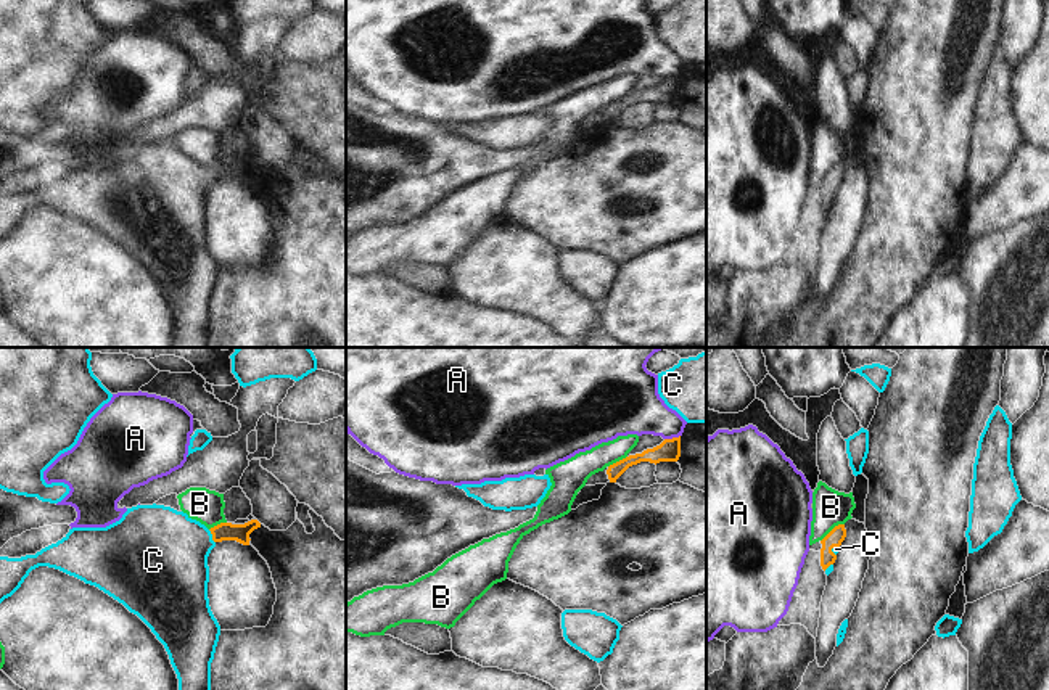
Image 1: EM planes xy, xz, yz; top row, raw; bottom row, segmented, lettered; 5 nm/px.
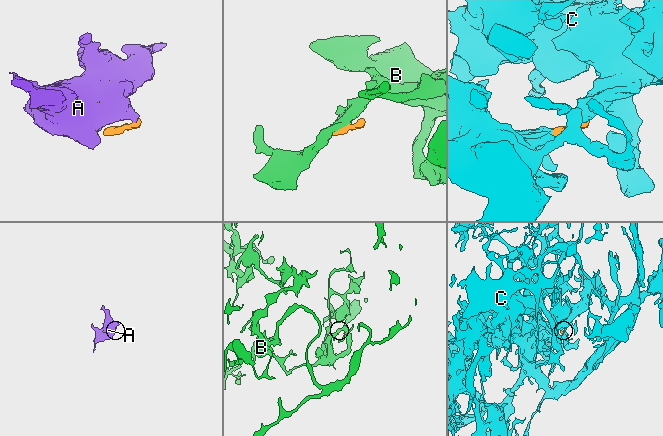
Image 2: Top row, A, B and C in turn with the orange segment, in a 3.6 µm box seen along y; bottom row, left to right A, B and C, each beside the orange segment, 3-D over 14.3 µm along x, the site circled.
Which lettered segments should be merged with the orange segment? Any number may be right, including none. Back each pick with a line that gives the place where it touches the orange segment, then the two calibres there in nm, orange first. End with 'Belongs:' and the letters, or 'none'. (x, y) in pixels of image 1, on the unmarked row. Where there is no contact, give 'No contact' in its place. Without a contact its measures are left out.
C: Touches orange at xy (213, 176). Thickness 100 nm (orange) against 420 nm
Belongs: C

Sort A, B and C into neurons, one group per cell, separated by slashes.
A / B / C

